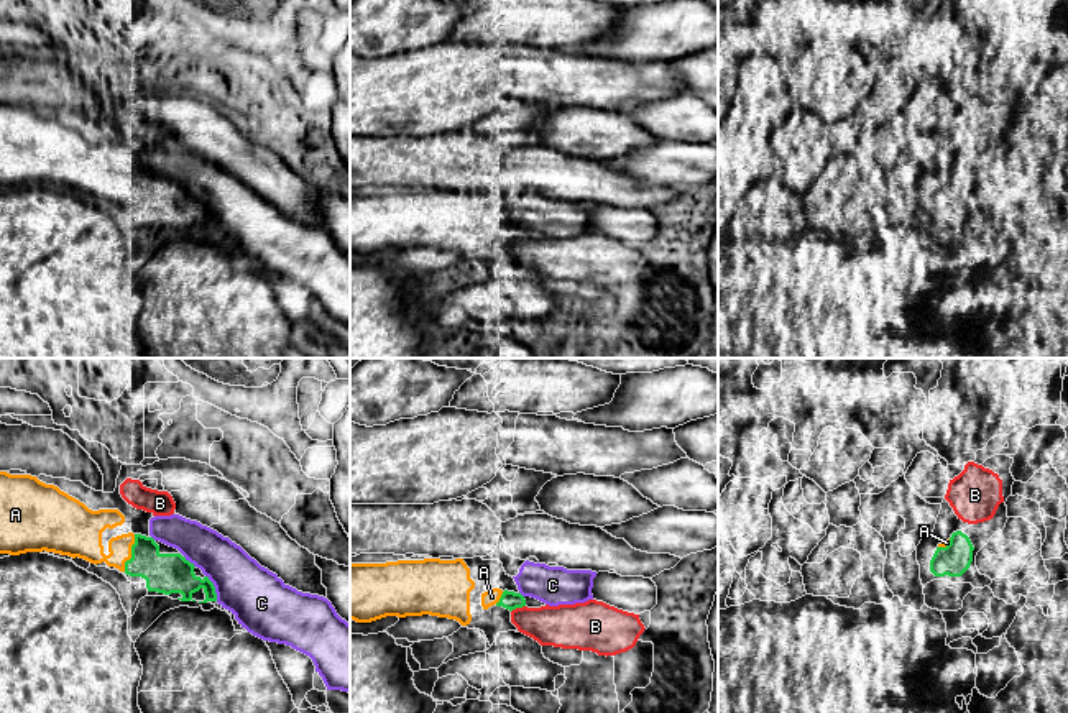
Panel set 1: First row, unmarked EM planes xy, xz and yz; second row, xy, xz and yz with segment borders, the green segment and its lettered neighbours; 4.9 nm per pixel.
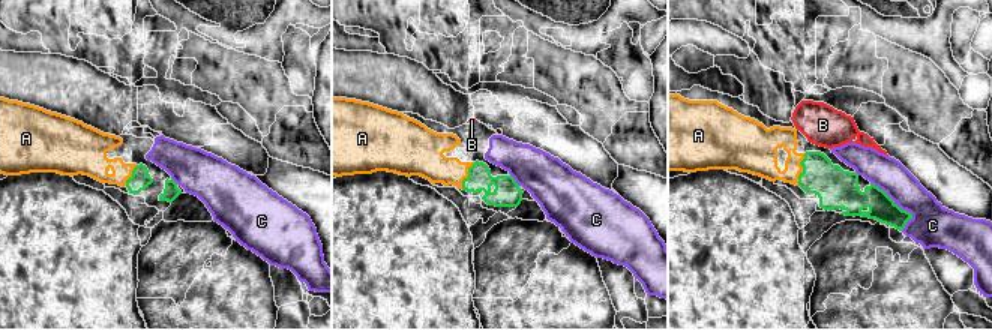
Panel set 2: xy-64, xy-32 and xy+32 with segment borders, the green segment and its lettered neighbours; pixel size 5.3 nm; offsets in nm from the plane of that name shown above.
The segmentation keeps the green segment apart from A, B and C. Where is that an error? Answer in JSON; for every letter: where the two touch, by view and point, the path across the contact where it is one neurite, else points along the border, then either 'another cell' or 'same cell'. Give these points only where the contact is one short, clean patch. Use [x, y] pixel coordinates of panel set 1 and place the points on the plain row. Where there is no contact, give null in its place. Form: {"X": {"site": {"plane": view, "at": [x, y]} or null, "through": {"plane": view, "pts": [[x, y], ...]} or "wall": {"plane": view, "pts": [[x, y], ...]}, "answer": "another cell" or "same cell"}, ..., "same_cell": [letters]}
{"A": {"site": {"plane": "xy", "at": [132, 184]}, "through": {"plane": "xy", "pts": [[166, 206], [132, 184], [101, 189], [82, 171]]}, "answer": "same cell"}, "B": {"site": {"plane": "xz", "at": [518, 239]}, "answer": "another cell"}, "C": {"site": {"plane": "xy", "at": [214, 220]}, "answer": "another cell"}, "same_cell": ["A"]}

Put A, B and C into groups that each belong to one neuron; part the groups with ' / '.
A / B / C

